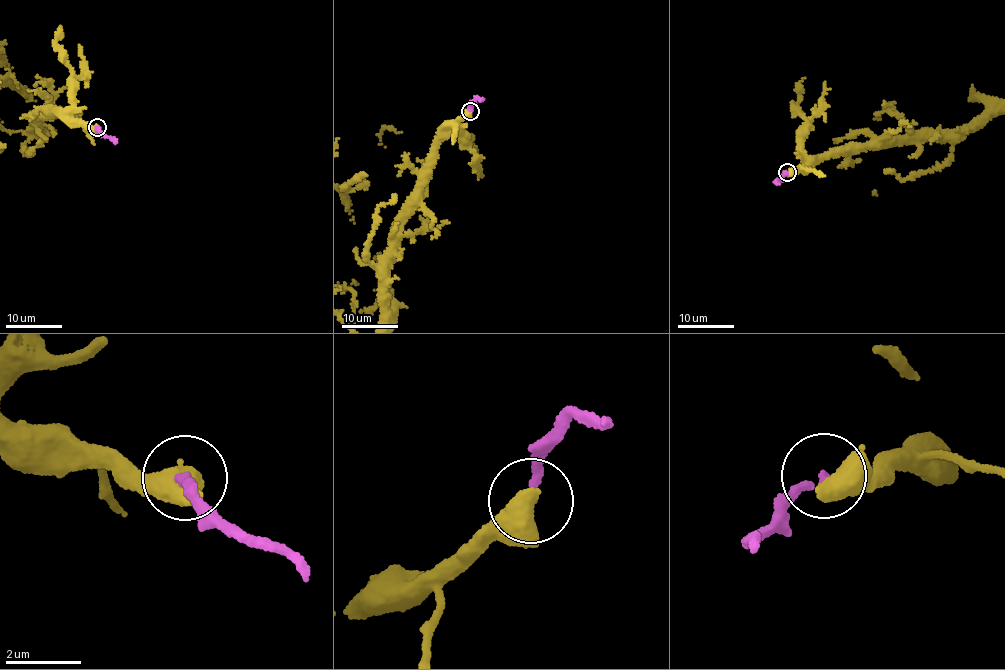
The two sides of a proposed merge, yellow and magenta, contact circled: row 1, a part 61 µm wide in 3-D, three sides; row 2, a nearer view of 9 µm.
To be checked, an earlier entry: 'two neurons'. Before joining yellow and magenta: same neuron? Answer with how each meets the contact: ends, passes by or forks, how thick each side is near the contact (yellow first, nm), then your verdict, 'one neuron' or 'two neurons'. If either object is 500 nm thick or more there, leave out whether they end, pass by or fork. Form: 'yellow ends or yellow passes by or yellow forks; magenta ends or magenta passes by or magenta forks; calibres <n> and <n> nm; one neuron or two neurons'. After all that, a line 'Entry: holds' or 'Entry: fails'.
calibres 650 and 200 nm; two neurons
Entry: holds

